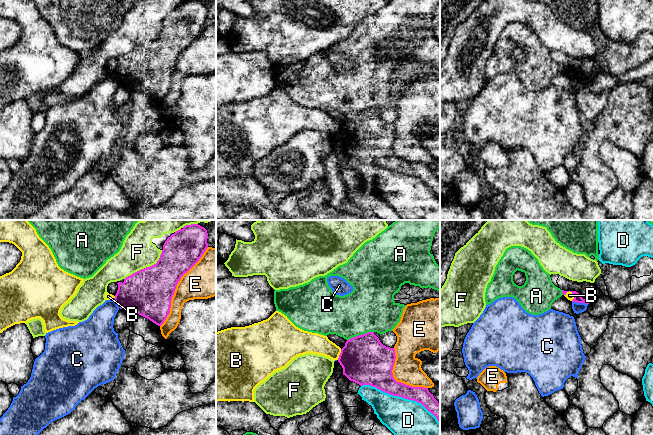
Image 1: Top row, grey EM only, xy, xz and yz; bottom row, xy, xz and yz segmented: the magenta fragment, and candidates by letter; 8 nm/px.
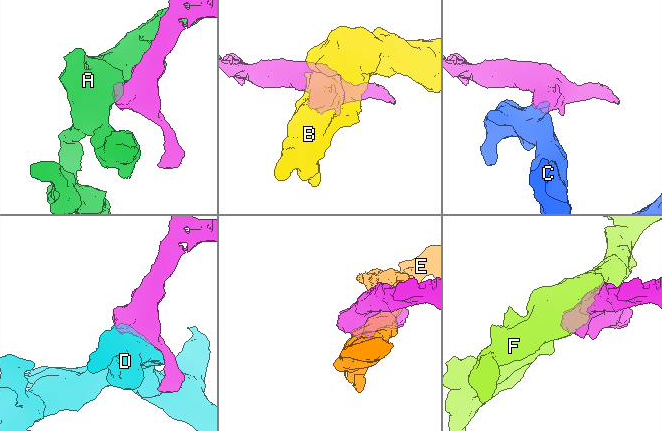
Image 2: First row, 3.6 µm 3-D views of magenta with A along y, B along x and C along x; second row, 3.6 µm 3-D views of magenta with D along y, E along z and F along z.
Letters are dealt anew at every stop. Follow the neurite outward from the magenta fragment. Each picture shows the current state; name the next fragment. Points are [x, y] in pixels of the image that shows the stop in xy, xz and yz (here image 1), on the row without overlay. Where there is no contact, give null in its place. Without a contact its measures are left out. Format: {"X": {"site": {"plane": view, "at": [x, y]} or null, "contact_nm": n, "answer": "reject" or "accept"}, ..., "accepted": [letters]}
{"A": {"site": {"plane": "xz", "at": [360, 111]}, "contact_nm": 220, "answer": "reject"}, "B": {"site": {"plane": "xz", "at": [340, 130]}, "contact_nm": 90, "answer": "reject"}, "C": {"site": {"plane": "yz", "at": [580, 78]}, "contact_nm": 130, "answer": "reject"}, "D": {"site": {"plane": "xz", "at": [401, 172]}, "contact_nm": 700, "answer": "reject"}, "E": {"site": {"plane": "xy", "at": [175, 63]}, "contact_nm": 750, "answer": "reject"}, "F": {"site": {"plane": "xy", "at": [146, 43]}, "contact_nm": 400, "answer": "reject"}, "accepted": []}

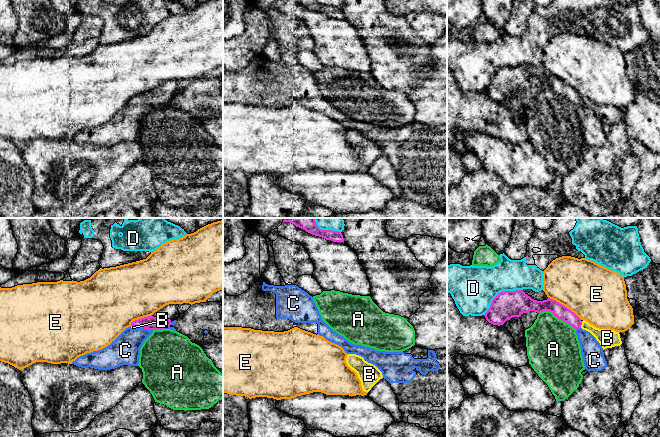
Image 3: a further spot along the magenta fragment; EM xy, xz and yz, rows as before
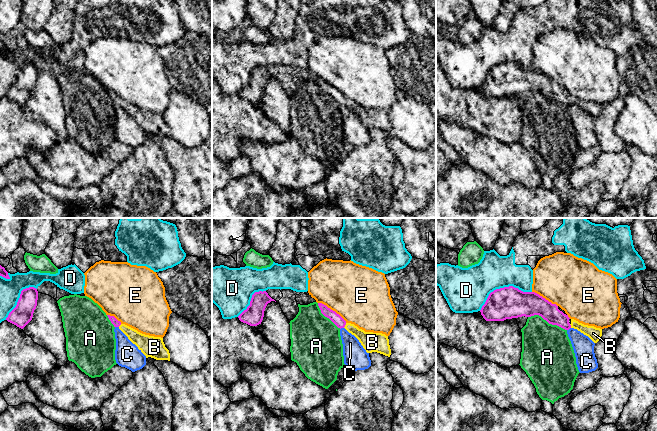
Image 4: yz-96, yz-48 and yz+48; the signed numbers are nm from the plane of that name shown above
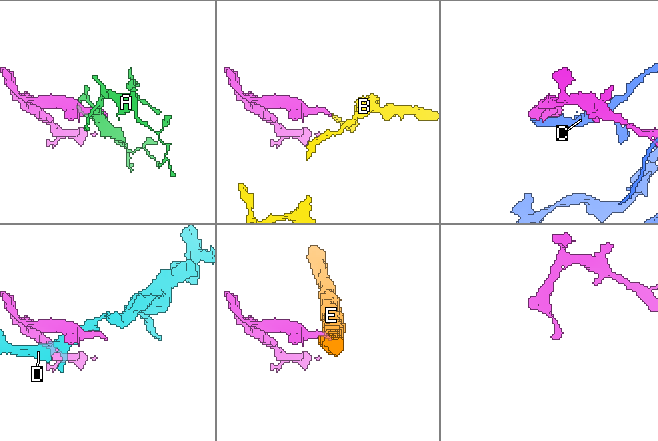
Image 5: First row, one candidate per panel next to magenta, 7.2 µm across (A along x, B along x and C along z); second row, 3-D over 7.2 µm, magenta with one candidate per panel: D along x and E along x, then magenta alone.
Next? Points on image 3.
{"A": {"site": {"plane": "yz", "at": [558, 94]}, "contact_nm": 340, "answer": "reject"}, "B": {"site": {"plane": "yz", "at": [581, 100]}, "contact_nm": 60, "answer": "accept"}, "C": {"site": {"plane": "xy", "at": [144, 104]}, "contact_nm": 150, "answer": "reject"}, "D": {"site": {"plane": "yz", "at": [499, 69]}, "contact_nm": 380, "answer": "reject"}, "E": {"site": {"plane": "yz", "at": [564, 82]}, "contact_nm": 320, "answer": "reject"}, "accepted": ["B"]}

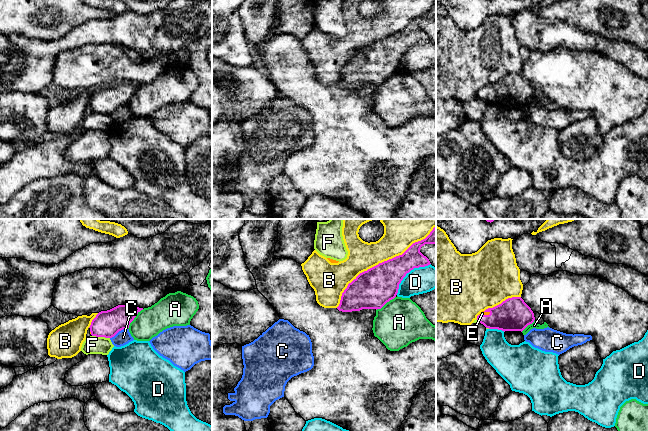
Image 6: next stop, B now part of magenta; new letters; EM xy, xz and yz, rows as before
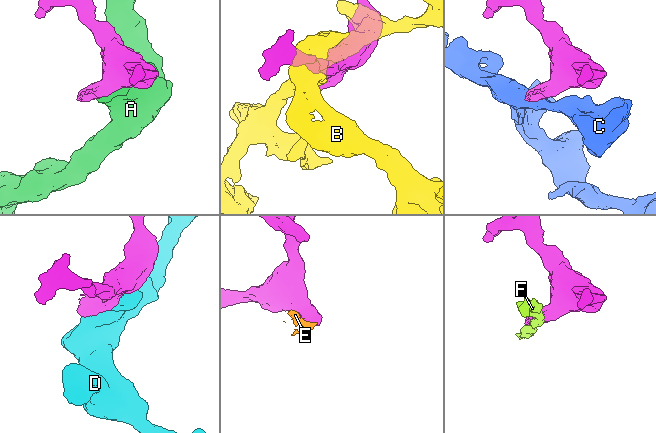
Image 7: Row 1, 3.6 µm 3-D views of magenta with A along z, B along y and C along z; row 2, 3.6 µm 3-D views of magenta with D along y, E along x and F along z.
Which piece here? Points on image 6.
{"A": {"site": {"plane": "xy", "at": [134, 93]}, "contact_nm": 200, "answer": "reject"}, "B": {"site": {"plane": "xz", "at": [380, 39]}, "contact_nm": 1050, "answer": "reject"}, "C": {"site": {"plane": "xy", "at": [118, 107]}, "contact_nm": 170, "answer": "reject"}, "D": {"site": {"plane": "xz", "at": [408, 48]}, "contact_nm": 380, "answer": "reject"}, "E": {"site": {"plane": "yz", "at": [484, 91]}, "contact_nm": 100, "answer": "accept"}, "F": {"site": {"plane": "xy", "at": [101, 112]}, "contact_nm": 150, "answer": "reject"}, "accepted": ["E"]}

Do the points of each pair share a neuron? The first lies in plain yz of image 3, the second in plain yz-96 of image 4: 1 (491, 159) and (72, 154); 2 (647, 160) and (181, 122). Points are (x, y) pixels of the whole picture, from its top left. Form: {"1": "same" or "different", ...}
{"1": "same", "2": "different"}

